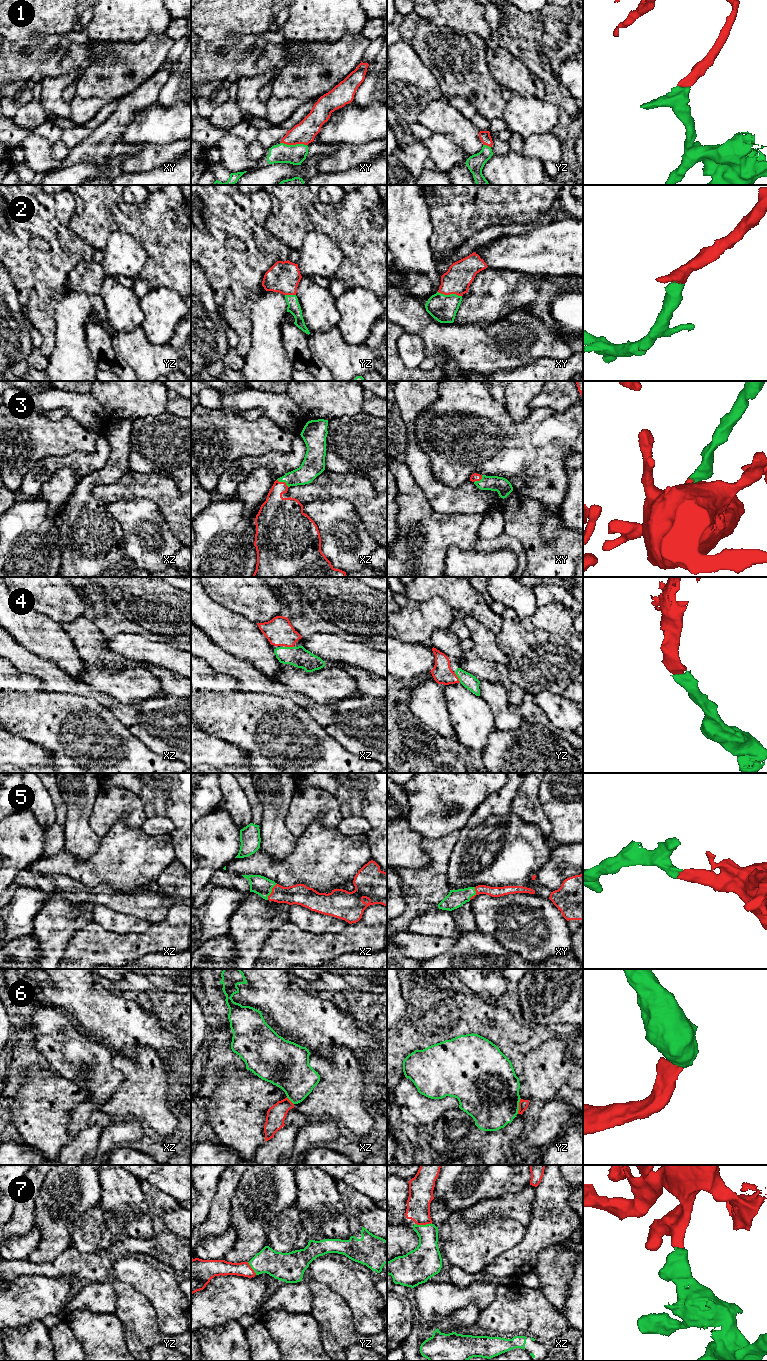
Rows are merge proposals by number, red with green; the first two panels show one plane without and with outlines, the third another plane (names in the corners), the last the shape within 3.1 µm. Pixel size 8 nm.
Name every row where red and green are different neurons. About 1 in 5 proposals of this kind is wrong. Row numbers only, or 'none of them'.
none of them

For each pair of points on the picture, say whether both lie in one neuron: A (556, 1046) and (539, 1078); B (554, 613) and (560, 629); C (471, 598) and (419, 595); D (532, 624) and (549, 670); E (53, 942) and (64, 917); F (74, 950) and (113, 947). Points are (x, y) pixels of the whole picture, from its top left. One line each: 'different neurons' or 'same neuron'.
A: same neuron
B: same neuron
C: same neuron
D: different neurons
E: same neuron
F: same neuron

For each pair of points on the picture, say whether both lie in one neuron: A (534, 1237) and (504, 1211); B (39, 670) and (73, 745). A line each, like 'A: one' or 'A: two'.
A: two
B: two

